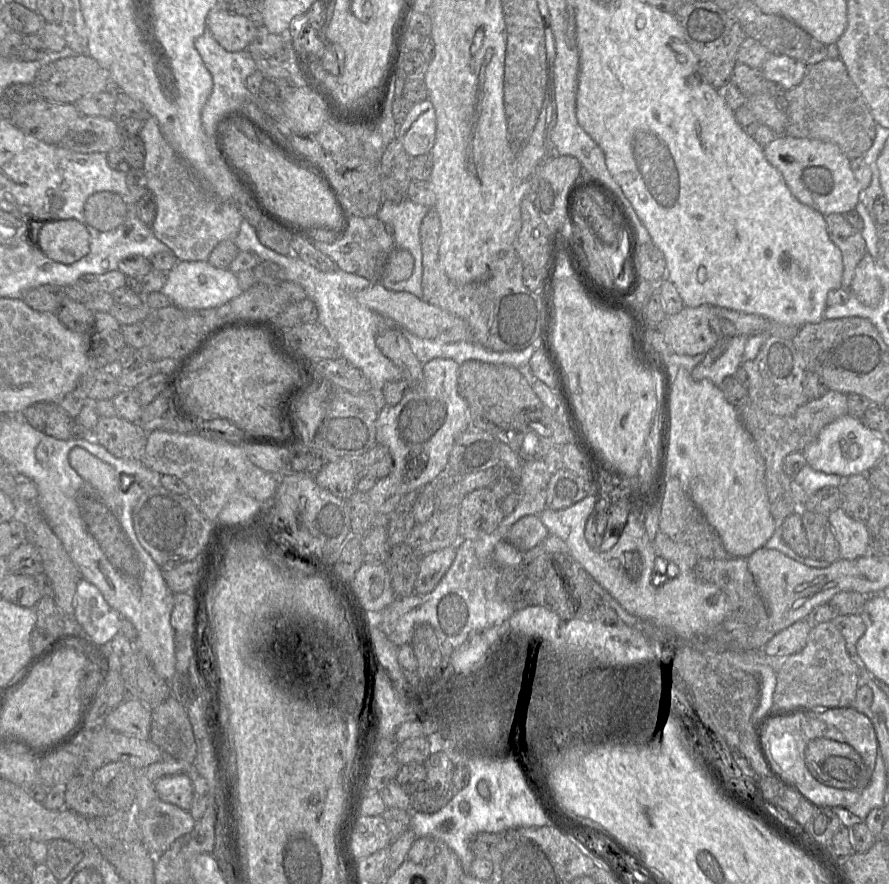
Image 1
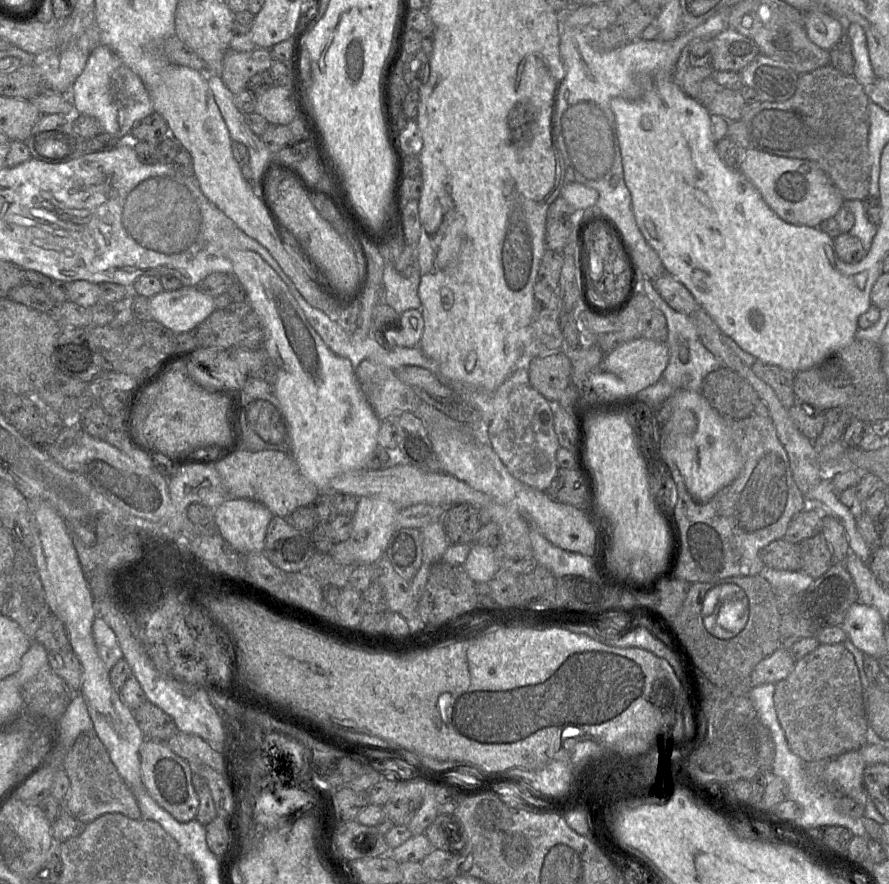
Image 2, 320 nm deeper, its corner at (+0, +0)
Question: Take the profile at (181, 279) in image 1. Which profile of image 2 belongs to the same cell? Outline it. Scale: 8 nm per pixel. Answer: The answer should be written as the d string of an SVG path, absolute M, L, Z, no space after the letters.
M182 286L173 291L163 290L150 298L153 320L176 332L193 332L213 311L214 297L201 292L197 286Z

